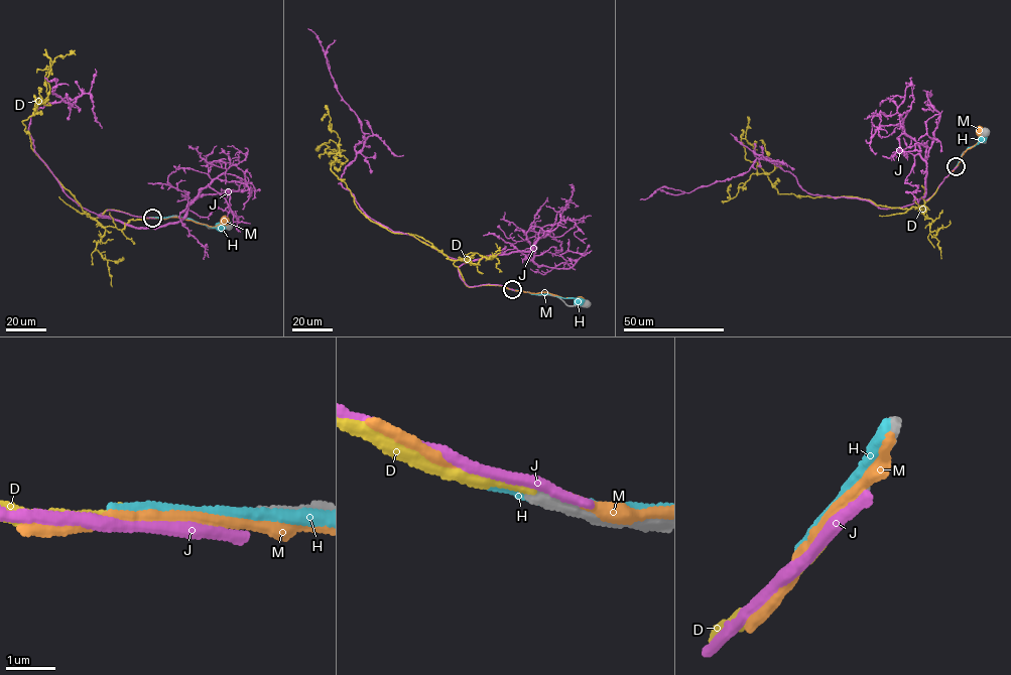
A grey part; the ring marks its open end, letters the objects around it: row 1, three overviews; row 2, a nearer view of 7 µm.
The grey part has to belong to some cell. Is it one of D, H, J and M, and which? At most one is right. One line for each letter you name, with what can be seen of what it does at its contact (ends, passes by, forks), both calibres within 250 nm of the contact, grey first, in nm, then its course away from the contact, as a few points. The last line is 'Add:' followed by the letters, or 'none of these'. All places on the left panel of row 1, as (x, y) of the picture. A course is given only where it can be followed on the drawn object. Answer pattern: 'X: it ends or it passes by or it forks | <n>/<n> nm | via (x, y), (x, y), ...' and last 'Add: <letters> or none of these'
D: it ends | 240/160 nm | via (152, 218), (108, 209), (91, 218), (31, 148), (22, 121), (47, 96), (49, 61), (75, 54)
Add: D

